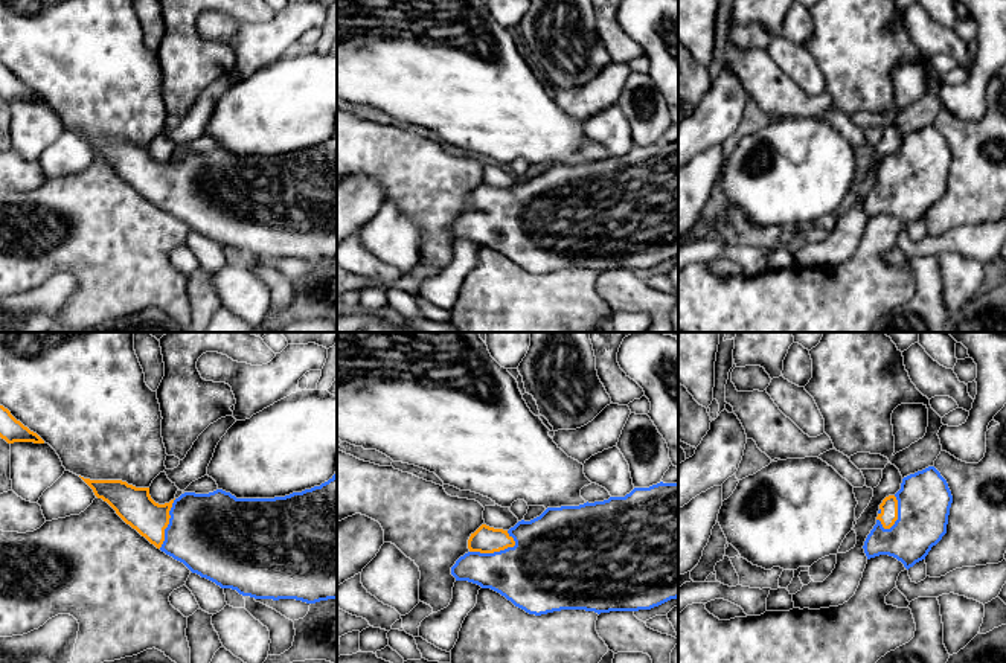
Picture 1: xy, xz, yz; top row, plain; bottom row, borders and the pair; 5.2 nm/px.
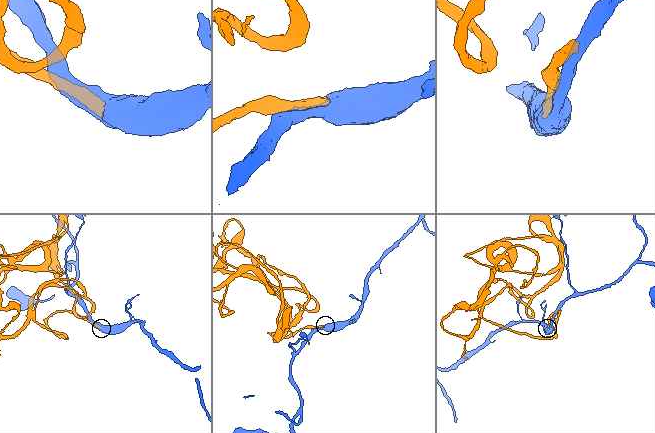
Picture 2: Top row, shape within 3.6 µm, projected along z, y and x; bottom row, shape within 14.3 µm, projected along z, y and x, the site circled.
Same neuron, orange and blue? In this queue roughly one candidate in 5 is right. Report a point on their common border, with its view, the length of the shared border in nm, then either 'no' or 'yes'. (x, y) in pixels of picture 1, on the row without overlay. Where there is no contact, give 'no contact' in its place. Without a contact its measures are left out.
xz (493, 211) | 260 nm | yes

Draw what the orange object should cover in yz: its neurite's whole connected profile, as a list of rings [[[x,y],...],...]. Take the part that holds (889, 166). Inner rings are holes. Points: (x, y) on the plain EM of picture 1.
[[[934,125],[904,136],[901,148],[879,163],[876,183],[863,204],[867,218],[889,213],[901,219],[907,229],[925,218],[931,206],[947,192],[951,162],[948,142]]]

